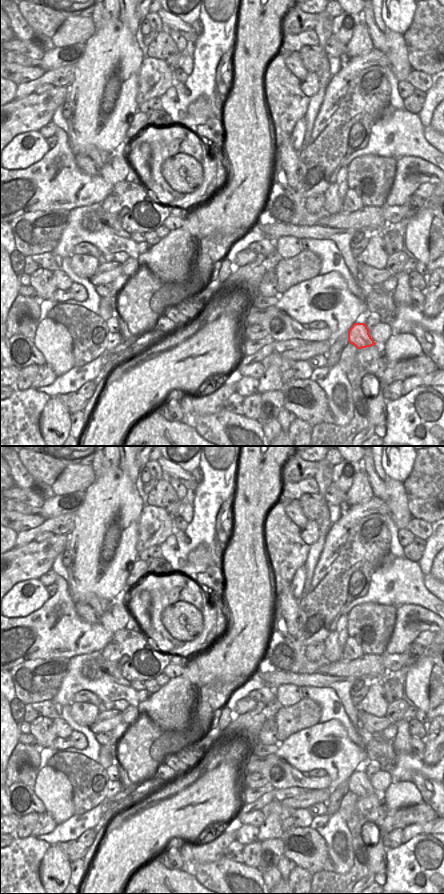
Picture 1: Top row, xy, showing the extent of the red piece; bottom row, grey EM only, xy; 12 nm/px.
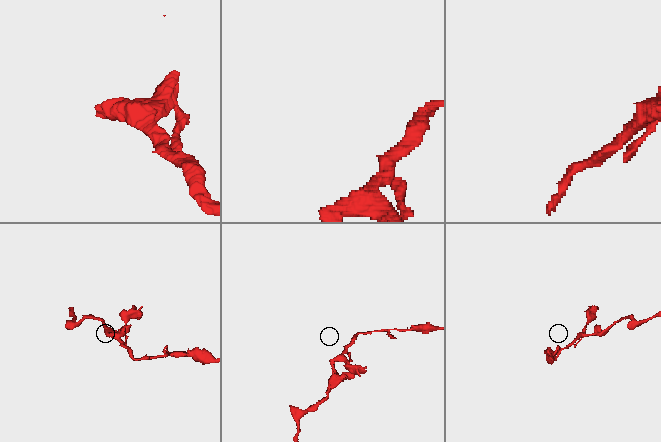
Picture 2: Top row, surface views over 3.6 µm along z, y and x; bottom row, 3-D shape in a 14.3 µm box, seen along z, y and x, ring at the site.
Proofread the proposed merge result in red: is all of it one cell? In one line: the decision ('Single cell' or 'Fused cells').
Fused cells.

